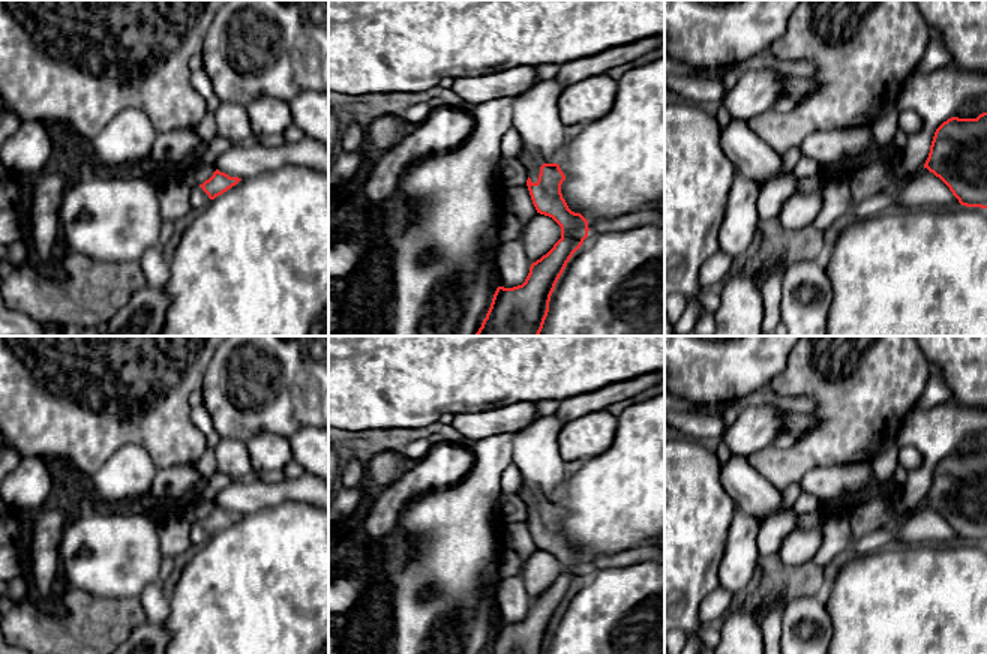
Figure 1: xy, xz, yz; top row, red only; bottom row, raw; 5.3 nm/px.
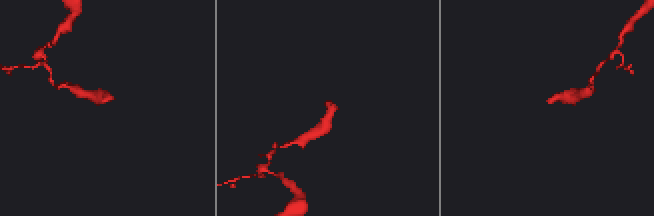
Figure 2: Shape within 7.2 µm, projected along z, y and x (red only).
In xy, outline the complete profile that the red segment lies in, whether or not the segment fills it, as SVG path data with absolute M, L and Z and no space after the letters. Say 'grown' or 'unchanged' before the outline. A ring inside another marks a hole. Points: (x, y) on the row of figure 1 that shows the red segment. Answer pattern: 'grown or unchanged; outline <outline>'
grown; outline M216 170L202 184L192 188L192 210L196 213L201 212L212 200L236 186L240 180L242 178L238 177L230 177L228 174Z

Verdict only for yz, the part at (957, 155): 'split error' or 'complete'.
complete

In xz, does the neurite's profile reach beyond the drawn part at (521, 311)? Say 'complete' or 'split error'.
split error

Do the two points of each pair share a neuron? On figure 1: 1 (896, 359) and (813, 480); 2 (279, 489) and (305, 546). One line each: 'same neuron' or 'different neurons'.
1: different neurons
2: different neurons

